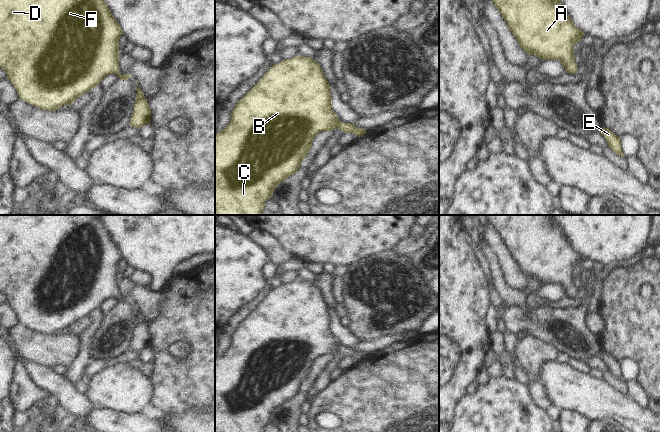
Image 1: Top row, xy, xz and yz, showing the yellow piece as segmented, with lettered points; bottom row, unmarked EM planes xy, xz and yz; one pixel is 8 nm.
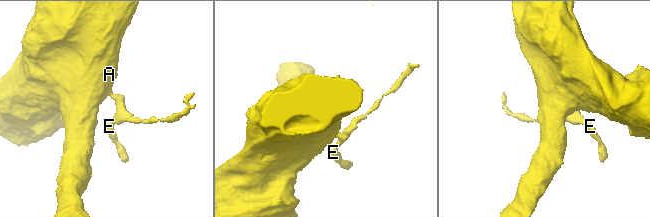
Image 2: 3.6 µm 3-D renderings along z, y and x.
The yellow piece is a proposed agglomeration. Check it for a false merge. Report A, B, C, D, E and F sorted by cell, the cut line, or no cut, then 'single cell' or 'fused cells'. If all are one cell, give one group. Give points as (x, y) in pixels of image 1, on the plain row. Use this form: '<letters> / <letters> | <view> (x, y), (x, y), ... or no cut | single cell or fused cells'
A B C D E F | no cut | single cell

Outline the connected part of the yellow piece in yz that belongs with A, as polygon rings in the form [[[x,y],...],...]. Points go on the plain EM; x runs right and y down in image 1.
[[[487,215],[520,271],[542,284],[559,284],[566,297],[577,298],[574,270],[585,259],[573,248],[554,215]]]

